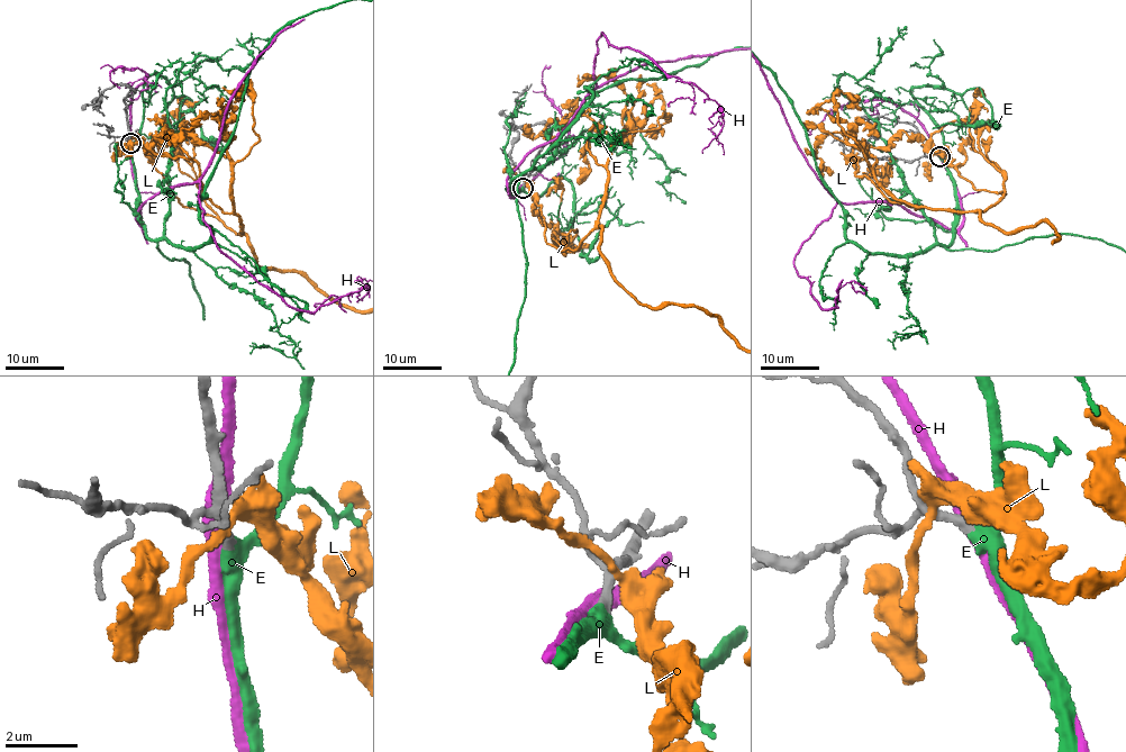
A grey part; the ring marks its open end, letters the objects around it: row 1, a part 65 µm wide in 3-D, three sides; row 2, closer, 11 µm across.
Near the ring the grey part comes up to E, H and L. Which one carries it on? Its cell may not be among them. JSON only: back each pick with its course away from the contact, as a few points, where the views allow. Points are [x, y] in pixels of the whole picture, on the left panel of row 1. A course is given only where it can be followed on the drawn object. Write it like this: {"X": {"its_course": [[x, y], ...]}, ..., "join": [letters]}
{"E": {"its_course": [[129, 142], [144, 233], [190, 268], [211, 362], [256, 331], [291, 338], [285, 290], [241, 283]]}, "join": ["E"]}

